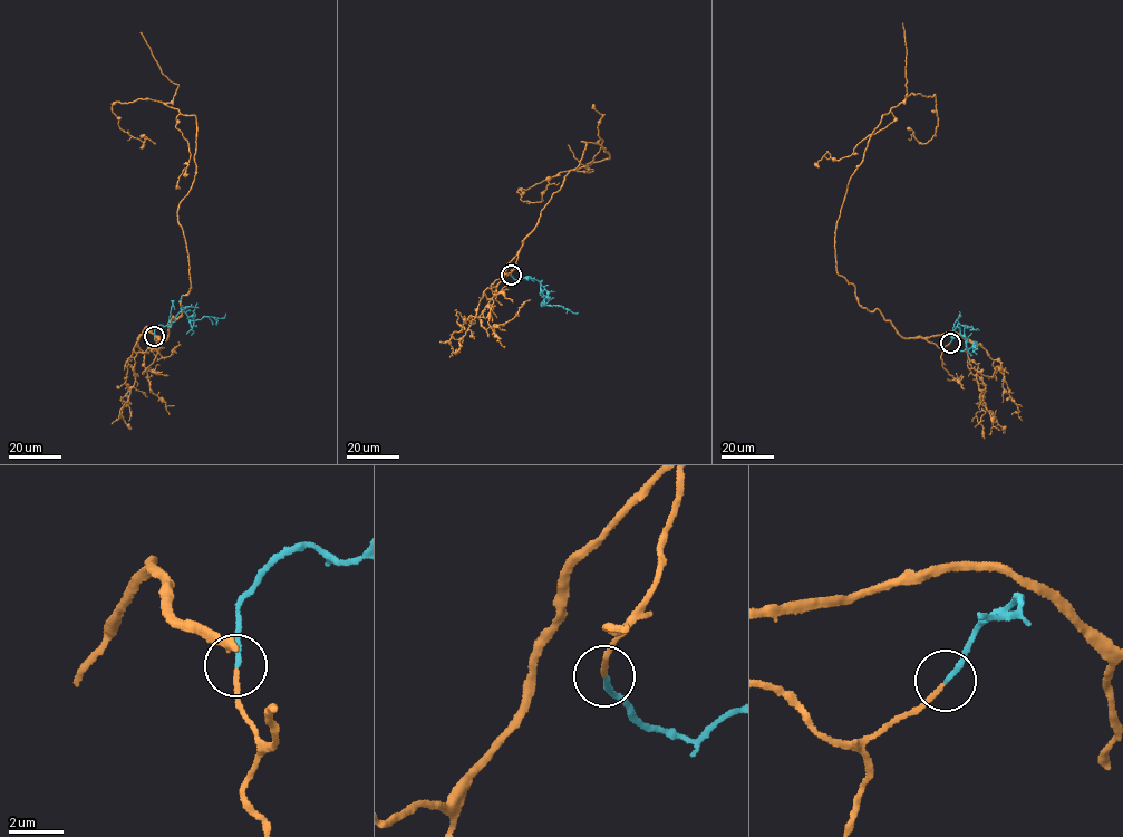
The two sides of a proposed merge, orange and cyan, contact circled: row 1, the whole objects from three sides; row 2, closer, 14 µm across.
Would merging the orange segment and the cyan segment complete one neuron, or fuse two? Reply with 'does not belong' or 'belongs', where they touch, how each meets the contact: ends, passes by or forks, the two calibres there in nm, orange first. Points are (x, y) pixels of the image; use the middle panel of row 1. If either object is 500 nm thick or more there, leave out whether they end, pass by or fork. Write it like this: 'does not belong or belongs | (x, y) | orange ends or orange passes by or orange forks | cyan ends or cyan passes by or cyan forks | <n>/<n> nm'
belongs | (511, 275) | orange ends | cyan ends | 170/180 nm

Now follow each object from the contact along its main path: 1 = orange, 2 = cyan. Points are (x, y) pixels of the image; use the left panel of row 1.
1: (154, 336), (167, 338), (191, 287), (177, 212), (196, 118), (146, 98), (112, 106), (142, 147), (155, 143)
2: (154, 336), (158, 325), (170, 326), (181, 311), (193, 319), (192, 328), (191, 320), (224, 318), (226, 314)

